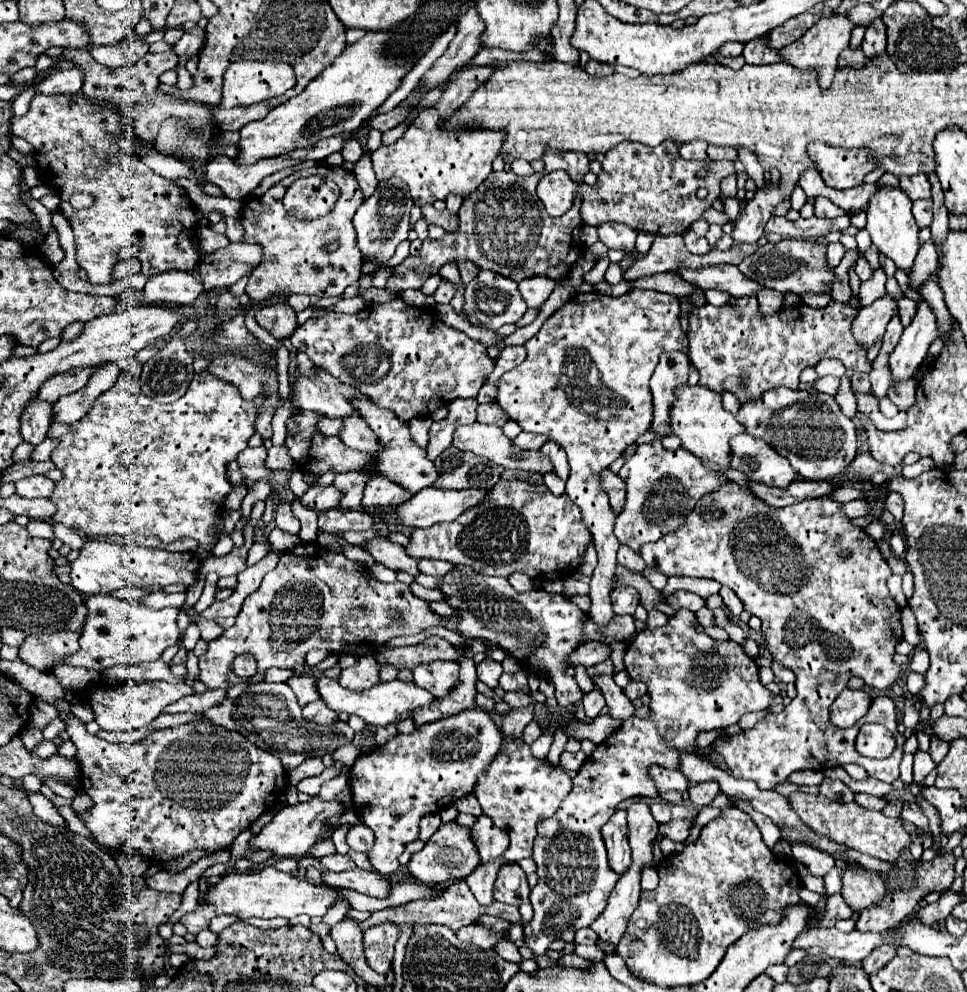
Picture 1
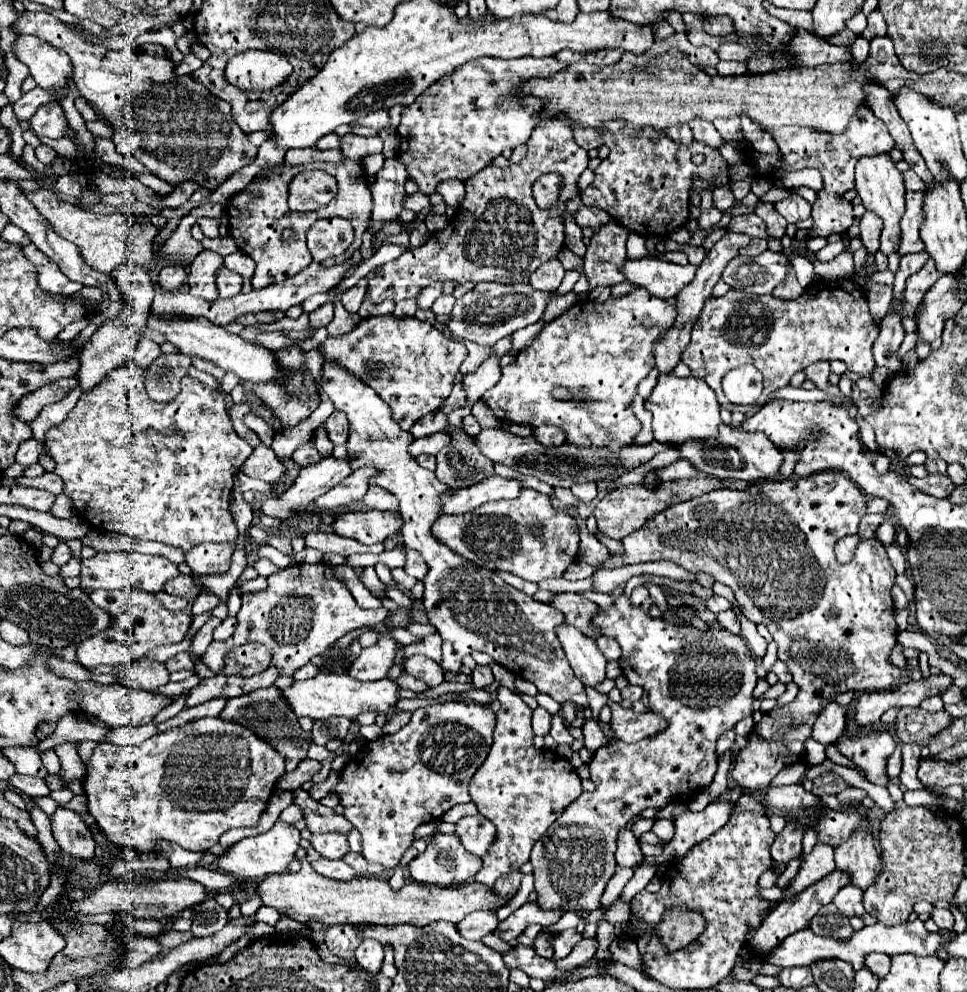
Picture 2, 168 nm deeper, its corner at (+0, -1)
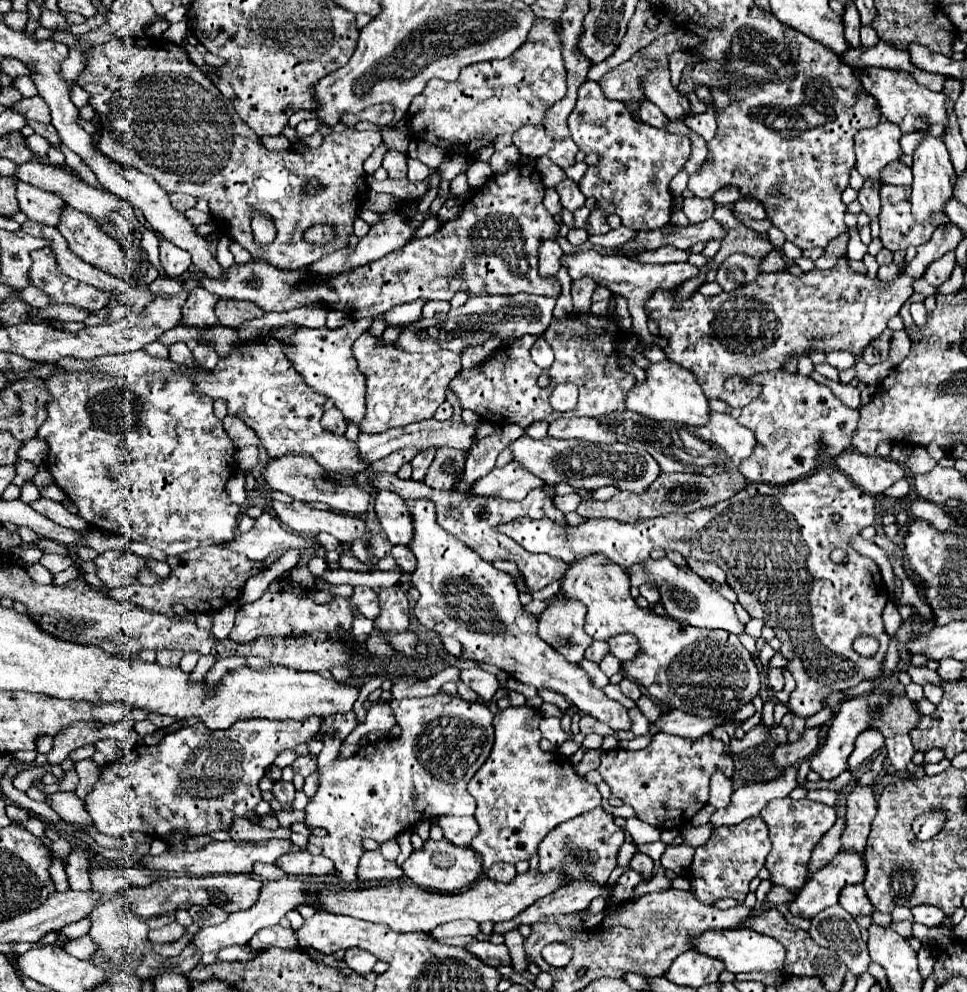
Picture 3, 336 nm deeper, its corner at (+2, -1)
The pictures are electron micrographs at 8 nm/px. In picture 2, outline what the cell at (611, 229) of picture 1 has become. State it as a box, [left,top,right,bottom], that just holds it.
[575,207,611,231]

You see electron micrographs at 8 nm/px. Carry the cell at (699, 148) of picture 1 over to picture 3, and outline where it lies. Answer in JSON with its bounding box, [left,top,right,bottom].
[637,99,667,129]

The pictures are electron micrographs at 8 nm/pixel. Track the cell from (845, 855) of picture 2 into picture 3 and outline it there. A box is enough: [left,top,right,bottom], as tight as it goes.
[841,781,877,855]

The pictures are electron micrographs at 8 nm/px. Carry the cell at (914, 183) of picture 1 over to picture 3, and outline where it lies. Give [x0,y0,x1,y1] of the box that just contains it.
[881,161,911,185]

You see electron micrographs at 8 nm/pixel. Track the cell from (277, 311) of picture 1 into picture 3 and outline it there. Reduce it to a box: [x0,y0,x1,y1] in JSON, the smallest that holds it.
[215,299,265,327]

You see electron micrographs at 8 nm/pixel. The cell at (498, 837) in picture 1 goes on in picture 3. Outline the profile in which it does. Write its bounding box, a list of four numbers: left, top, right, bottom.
[435,815,479,847]

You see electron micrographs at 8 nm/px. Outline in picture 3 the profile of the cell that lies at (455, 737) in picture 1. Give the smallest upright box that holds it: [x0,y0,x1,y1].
[305,693,493,883]

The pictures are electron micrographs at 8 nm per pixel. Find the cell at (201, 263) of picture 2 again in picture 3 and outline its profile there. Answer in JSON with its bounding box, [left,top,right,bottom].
[181,287,219,329]

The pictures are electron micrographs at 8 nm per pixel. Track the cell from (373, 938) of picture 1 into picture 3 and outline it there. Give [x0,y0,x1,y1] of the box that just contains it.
[345,949,377,975]

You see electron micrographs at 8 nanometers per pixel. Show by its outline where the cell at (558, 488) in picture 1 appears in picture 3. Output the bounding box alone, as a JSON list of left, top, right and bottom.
[553,493,581,513]

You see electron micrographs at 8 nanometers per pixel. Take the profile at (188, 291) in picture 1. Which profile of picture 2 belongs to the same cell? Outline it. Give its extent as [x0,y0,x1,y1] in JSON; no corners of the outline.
[159,265,187,291]

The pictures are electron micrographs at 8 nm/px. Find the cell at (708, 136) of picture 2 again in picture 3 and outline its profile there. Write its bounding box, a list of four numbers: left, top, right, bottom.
[643,66,689,121]

